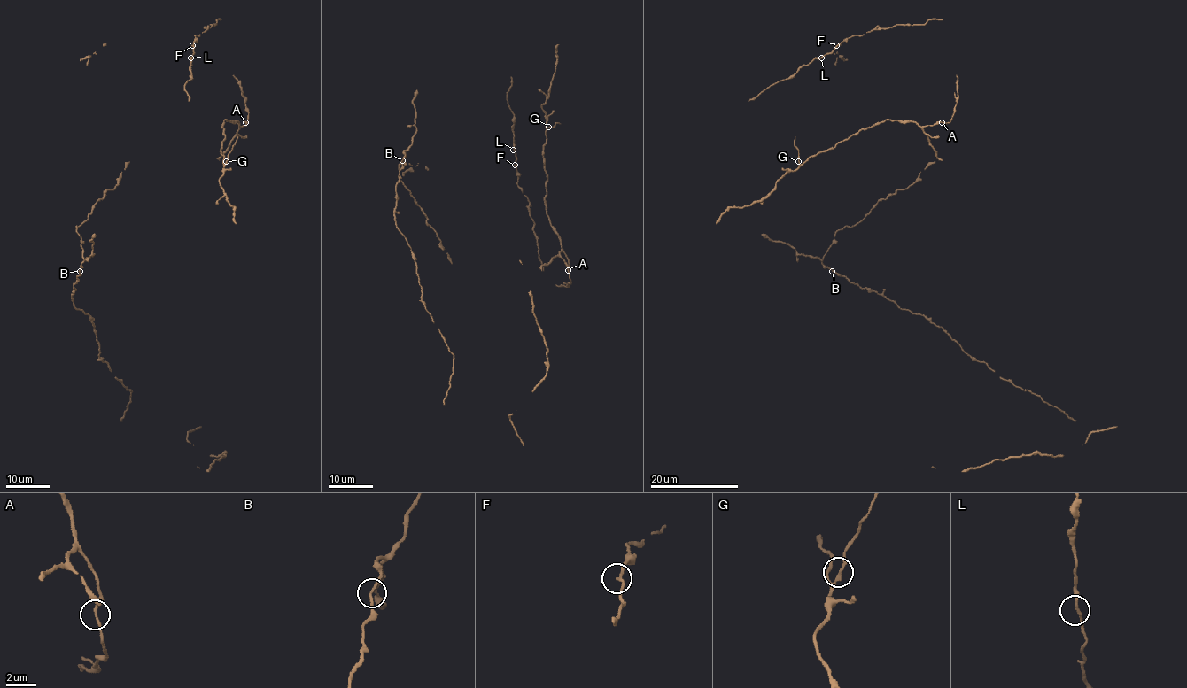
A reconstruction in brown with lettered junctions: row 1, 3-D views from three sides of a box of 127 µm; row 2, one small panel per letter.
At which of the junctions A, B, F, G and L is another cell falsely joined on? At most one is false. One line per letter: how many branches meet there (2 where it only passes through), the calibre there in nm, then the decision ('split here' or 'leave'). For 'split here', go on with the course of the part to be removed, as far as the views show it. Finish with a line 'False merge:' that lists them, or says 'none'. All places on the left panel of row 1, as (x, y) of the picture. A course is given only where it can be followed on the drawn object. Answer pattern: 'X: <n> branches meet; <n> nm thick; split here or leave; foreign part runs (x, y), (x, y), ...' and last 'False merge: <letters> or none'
A: 2 branches meet; 160 nm thick; split here; foreign part runs (244, 122), (248, 109), (240, 83), (233, 75)
B: 2 branches meet; 160 nm thick; leave
F: 2 branches meet; 160 nm thick; leave
G: 2 branches meet; 160 nm thick; leave
L: 2 branches meet; 190 nm thick; leave
False merge: A

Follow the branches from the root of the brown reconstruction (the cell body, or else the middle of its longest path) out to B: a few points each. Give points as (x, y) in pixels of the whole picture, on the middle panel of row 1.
B: (408, 190), (399, 177), (399, 165), (403, 162), (407, 150), (402, 160)

